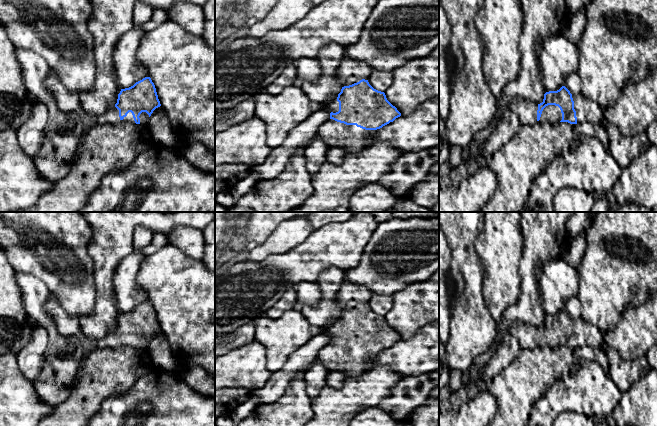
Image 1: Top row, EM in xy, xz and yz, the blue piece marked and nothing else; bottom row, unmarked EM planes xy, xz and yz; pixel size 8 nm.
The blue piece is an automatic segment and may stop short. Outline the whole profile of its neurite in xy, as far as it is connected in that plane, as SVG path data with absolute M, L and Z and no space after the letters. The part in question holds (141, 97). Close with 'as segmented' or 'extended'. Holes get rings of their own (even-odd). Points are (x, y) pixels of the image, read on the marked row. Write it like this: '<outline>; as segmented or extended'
M145 77L131 87L121 89L117 103L97 117L97 124L115 124L124 120L148 127L151 114L160 106L154 83L150 77Z; extended

